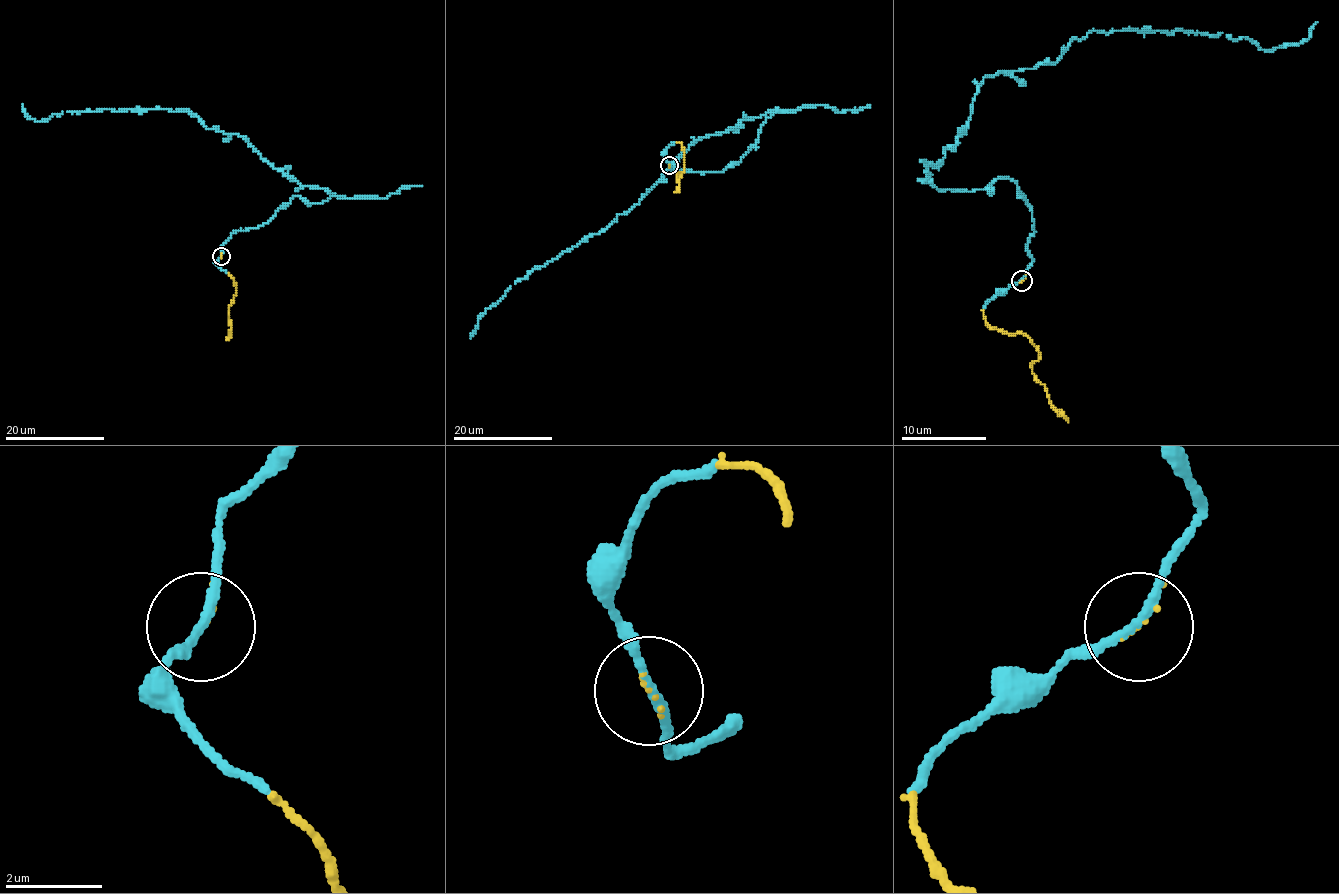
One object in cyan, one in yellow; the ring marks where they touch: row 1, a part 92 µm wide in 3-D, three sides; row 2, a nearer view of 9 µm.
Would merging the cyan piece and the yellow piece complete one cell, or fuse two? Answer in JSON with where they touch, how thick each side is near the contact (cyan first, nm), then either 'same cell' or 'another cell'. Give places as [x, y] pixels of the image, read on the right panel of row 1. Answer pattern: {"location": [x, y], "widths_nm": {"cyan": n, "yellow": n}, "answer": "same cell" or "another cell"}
{"location": [1022, 281], "widths_nm": {"cyan": 170, "yellow": 50}, "answer": "same cell"}

